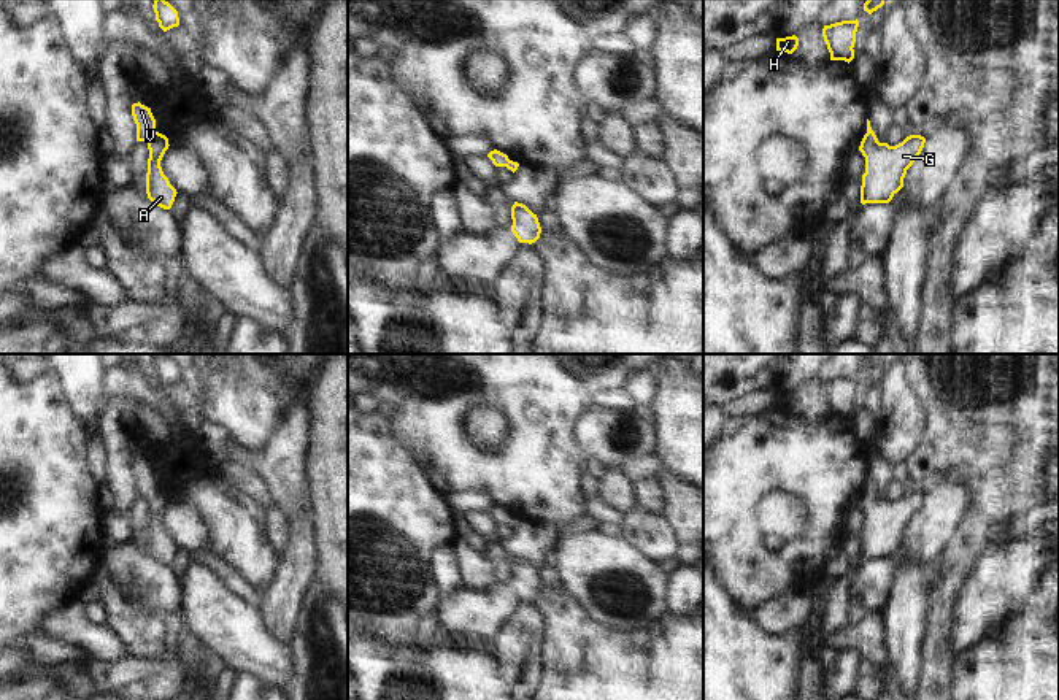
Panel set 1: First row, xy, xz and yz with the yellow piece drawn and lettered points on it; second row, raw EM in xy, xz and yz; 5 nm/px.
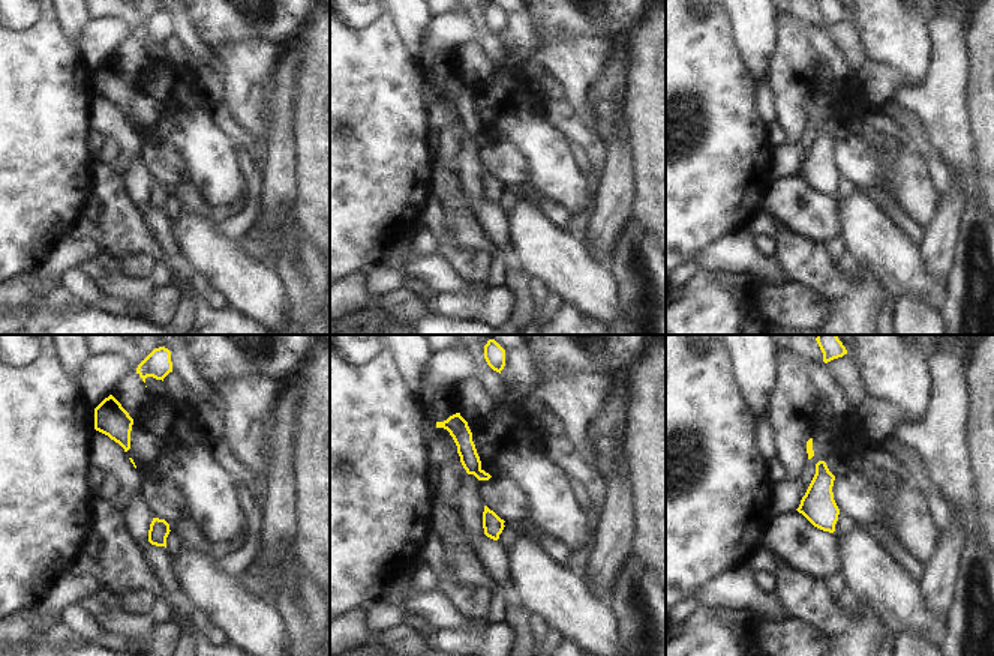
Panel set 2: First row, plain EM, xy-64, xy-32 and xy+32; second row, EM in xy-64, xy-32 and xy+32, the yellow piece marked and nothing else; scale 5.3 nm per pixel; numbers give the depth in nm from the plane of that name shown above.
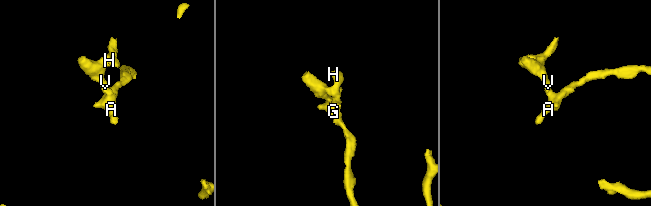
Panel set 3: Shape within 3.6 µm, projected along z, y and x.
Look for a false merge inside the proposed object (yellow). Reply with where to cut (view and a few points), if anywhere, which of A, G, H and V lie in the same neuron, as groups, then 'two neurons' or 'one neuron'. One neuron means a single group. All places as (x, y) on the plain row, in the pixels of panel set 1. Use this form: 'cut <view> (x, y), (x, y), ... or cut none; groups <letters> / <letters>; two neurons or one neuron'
cut none; groups A G H V; one neuron

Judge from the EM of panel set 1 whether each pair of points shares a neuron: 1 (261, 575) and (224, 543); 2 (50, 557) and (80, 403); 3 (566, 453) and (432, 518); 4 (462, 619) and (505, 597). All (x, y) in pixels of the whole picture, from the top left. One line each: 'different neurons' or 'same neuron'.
1: same neuron
2: different neurons
3: different neurons
4: same neuron

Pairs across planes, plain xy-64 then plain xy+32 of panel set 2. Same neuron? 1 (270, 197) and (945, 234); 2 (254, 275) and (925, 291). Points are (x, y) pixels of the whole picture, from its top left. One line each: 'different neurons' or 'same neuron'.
1: same neuron
2: same neuron

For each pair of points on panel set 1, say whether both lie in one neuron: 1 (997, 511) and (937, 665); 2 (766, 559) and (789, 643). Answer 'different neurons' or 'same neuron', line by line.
1: same neuron
2: different neurons

